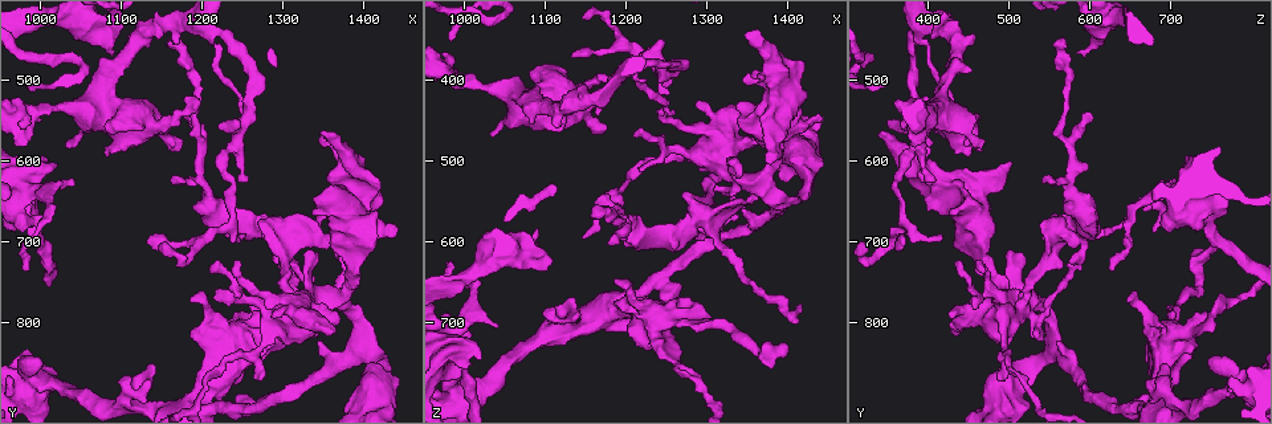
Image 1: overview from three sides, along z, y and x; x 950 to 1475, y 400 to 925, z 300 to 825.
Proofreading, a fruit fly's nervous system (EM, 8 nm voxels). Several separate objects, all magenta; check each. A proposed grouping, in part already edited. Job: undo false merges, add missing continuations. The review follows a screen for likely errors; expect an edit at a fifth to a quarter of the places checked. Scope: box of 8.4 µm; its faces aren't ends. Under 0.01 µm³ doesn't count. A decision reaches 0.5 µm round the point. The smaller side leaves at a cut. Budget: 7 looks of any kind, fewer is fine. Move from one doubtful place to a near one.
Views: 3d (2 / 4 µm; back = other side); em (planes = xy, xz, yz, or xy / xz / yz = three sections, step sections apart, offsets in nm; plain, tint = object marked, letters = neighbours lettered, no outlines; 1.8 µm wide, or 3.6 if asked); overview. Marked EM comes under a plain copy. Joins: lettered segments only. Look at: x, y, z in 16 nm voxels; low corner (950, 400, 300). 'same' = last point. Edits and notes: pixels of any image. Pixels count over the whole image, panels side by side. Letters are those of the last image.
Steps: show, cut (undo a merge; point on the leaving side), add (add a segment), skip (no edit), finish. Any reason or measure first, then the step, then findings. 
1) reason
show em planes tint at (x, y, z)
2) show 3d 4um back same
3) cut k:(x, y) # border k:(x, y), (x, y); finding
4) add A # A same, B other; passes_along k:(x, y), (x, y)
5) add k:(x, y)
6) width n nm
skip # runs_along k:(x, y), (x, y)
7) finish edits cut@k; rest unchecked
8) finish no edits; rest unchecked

abrupt turn
show 3d 4um at (990, 620, 730)

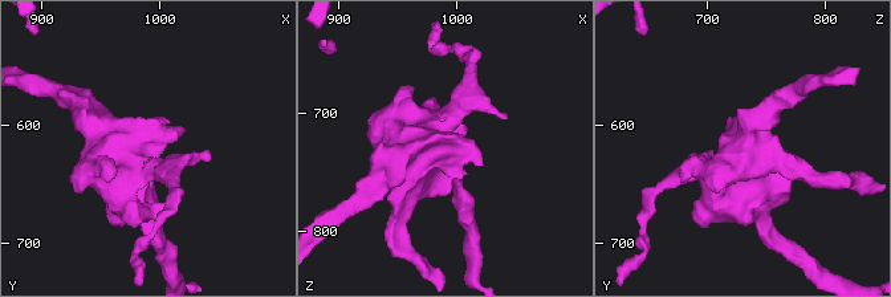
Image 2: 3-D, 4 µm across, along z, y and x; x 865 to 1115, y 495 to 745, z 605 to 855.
show em xy step 16 tint at (992, 622, 730)

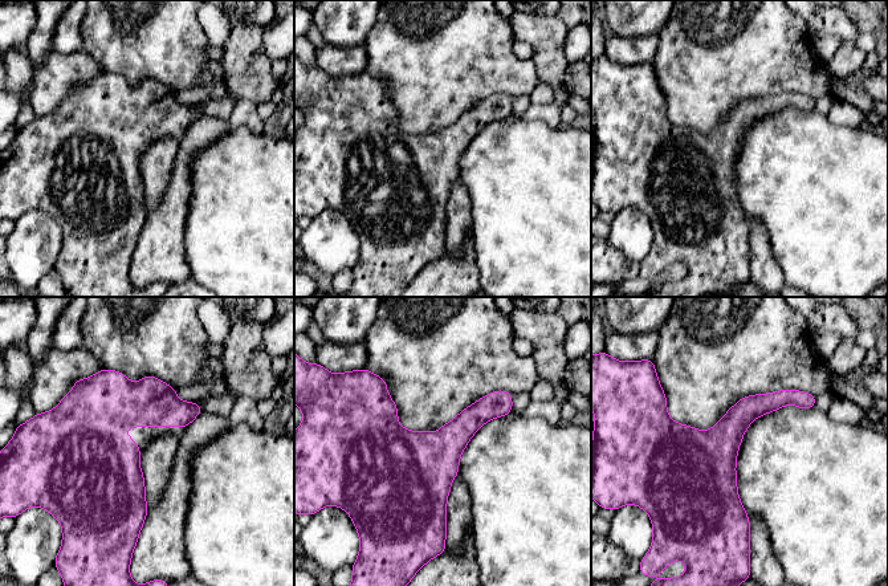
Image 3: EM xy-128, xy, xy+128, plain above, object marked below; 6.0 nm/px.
cut it another way
show em planes letters same

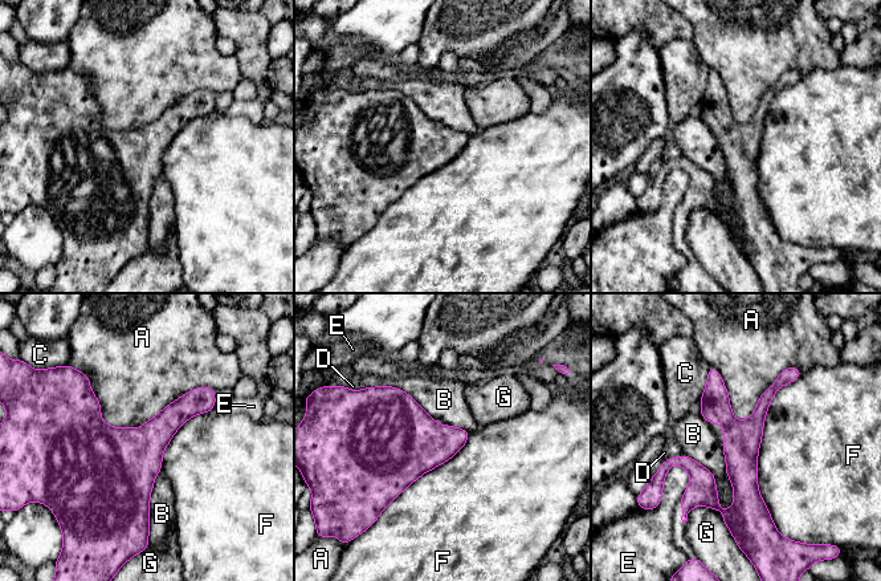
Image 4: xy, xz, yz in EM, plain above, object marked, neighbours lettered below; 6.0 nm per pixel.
skip # A other, B other, C other, D other, E other, F other, G other; runs_along 4:(784, 377), (743, 438), (733, 521); all the same neuron

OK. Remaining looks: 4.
show em xy step 8 letters at (1160, 450, 570)

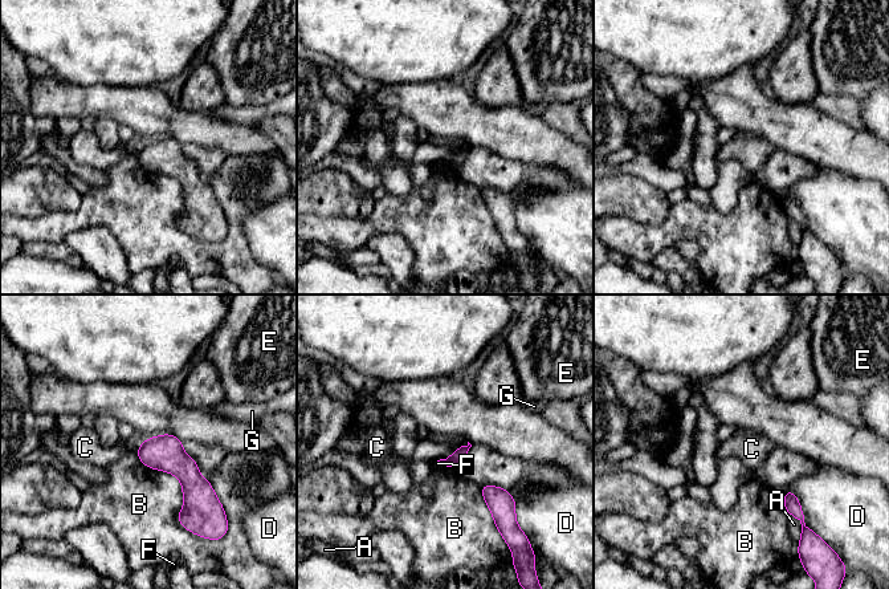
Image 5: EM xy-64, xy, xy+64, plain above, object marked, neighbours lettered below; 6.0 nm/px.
show em planes letters same

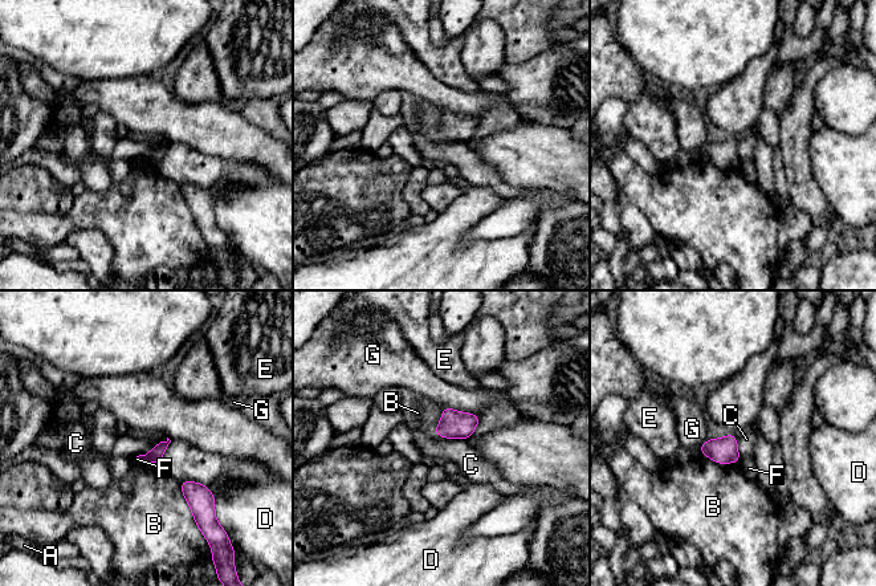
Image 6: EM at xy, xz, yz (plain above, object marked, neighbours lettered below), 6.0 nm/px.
longest_contact B 240 nm
skip # A other, B other, C other, D other, E other, F other, G other; border 6:(167, 438), (150, 451), (135, 456); none of them fits

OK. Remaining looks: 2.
a narrow waist
show 3d 2um at (990, 545, 400)

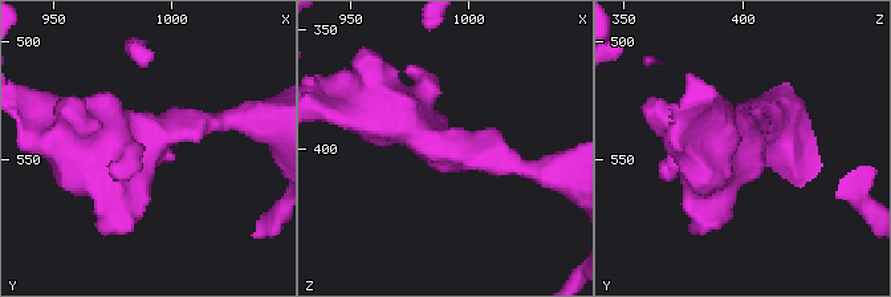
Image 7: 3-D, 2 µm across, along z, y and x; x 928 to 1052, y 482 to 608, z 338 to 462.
shape alone is not enough
show em planes letters at (988, 540, 398)

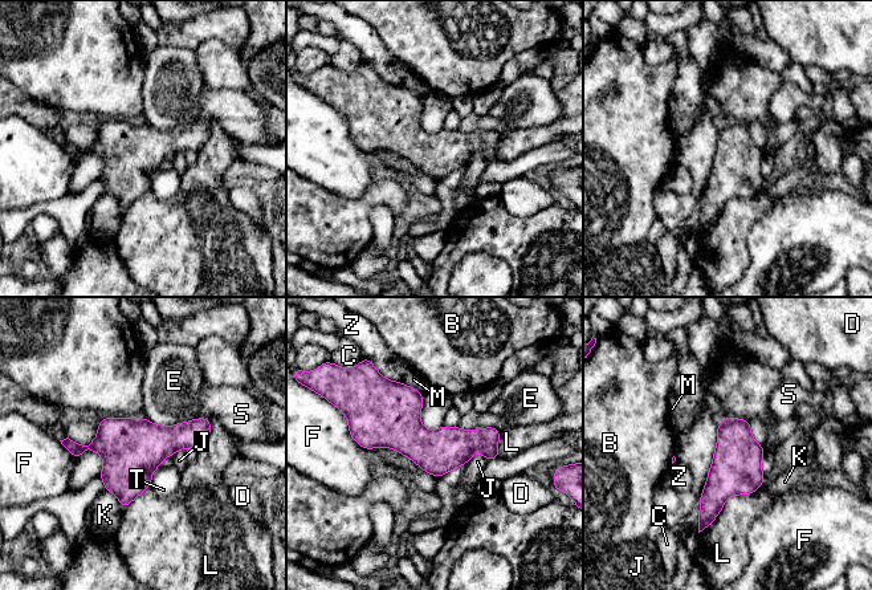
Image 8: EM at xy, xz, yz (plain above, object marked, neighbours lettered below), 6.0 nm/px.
width 260 nm
skip # B other, C other, D other, E other, F other, J other, K other, L other, M other, S other, T other, Z other; border 8:(141, 416), (162, 426), (203, 418); one neuron here

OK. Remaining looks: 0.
finish no edits; rest unchecked

